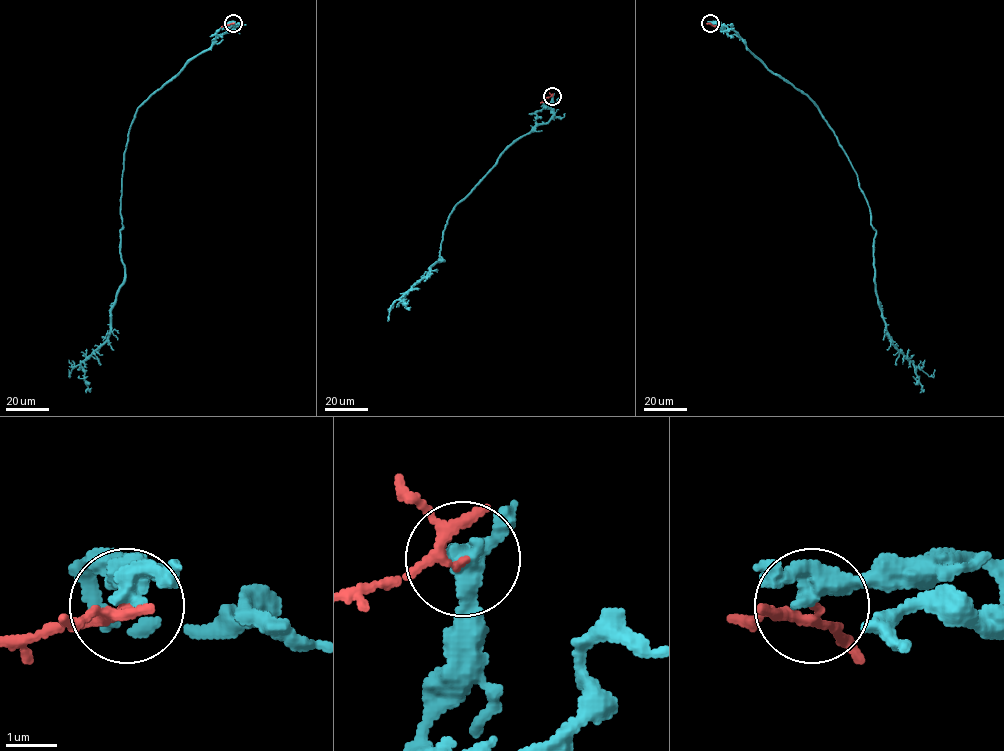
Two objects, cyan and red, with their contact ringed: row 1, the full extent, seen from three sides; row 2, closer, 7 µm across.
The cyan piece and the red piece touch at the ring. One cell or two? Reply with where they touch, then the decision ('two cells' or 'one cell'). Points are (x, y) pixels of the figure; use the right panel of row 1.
at (710, 23); two cells

